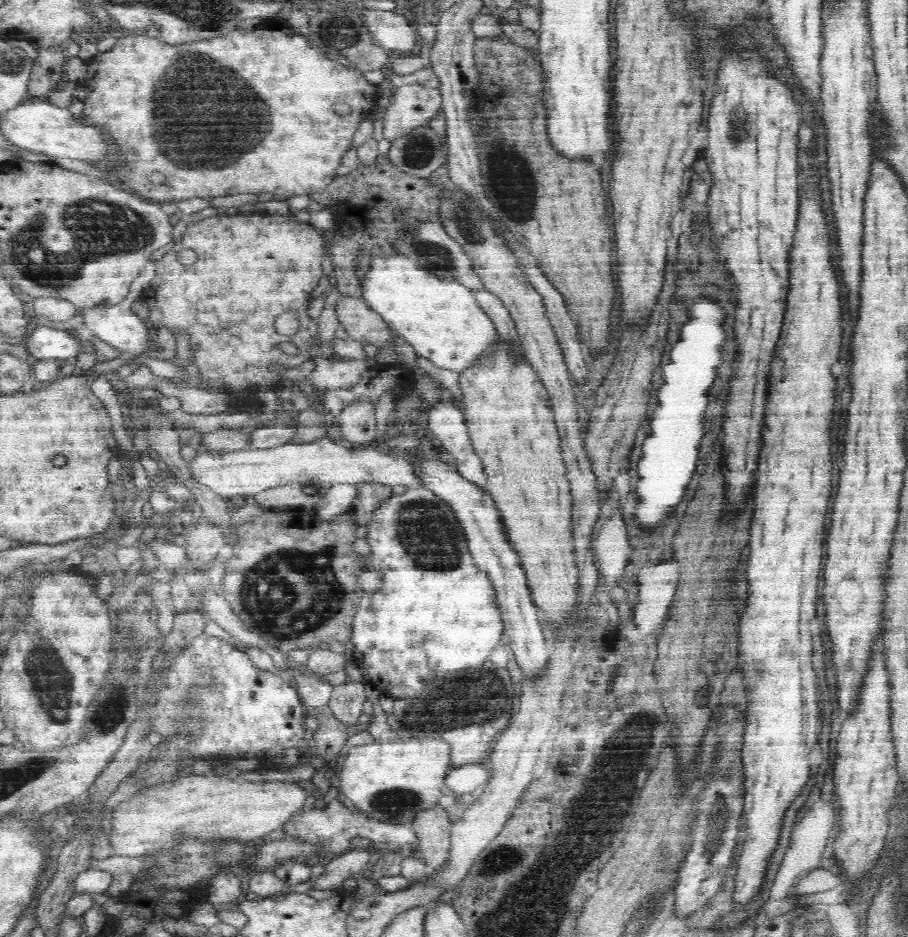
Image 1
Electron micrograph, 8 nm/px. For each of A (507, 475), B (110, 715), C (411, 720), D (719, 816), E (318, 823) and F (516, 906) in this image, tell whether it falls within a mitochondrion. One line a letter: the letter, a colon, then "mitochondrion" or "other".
A: other
B: mitochondrion
C: mitochondrion
D: mitochondrion
E: mitochondrion
F: mitochondrion

